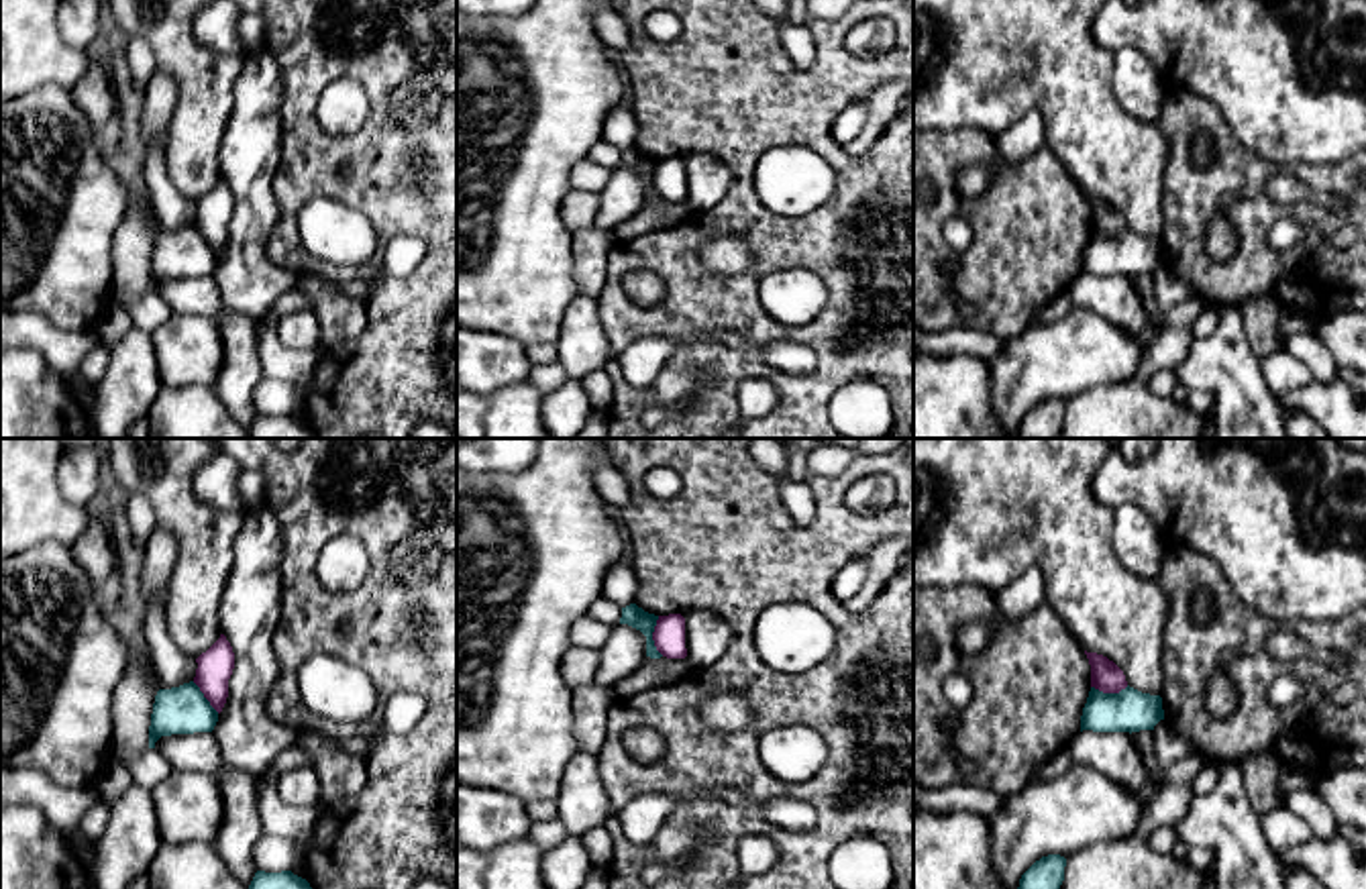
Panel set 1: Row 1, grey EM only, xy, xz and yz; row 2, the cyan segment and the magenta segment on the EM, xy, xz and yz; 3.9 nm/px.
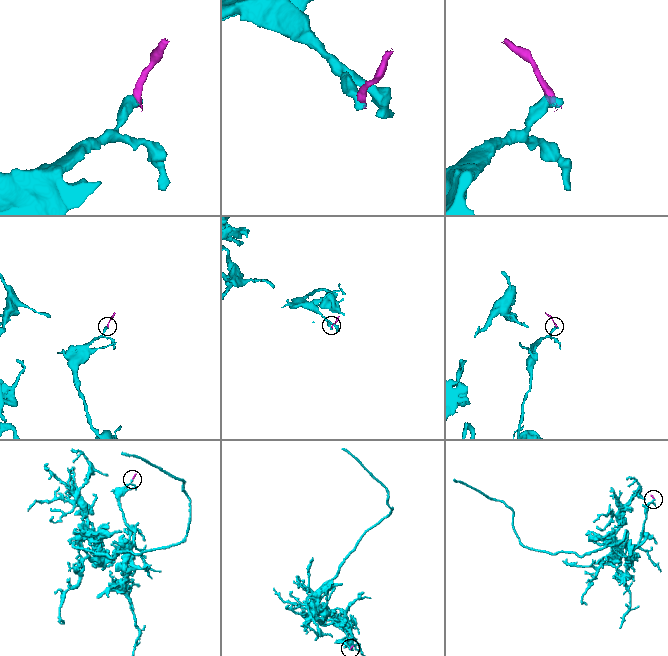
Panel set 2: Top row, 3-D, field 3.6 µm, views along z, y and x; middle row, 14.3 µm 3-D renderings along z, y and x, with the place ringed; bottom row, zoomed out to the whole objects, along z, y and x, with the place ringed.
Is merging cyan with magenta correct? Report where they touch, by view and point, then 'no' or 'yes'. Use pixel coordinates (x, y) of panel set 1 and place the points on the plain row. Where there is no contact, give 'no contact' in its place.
contact xz (651, 180); no

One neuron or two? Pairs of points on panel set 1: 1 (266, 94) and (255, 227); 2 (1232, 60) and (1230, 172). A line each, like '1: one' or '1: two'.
1: one
2: two

